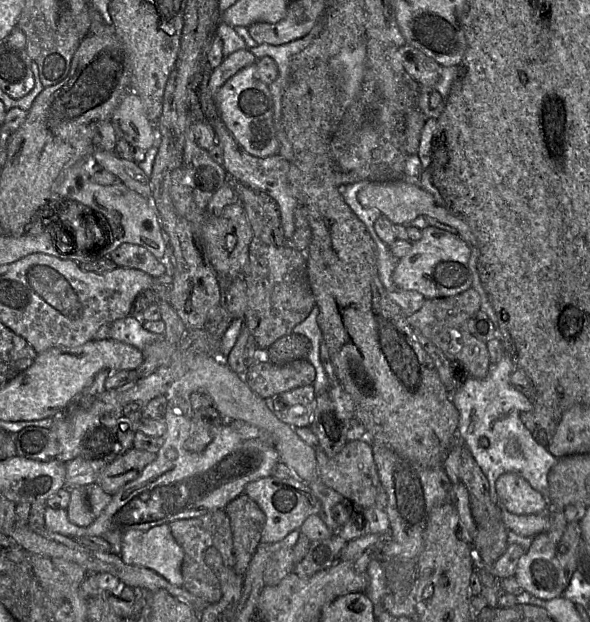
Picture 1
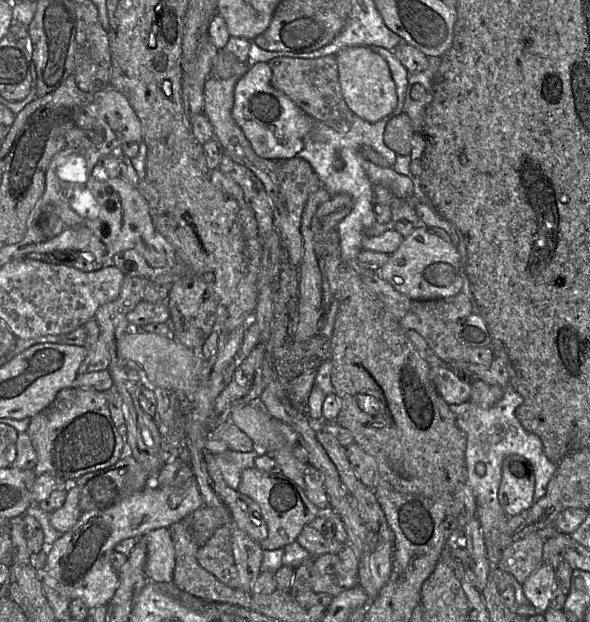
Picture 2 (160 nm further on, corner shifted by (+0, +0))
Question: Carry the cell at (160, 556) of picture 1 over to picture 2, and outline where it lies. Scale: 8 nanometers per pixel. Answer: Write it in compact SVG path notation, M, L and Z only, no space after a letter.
M169 528L149 531L142 538L147 545L147 579L154 582L173 582L176 559Z

